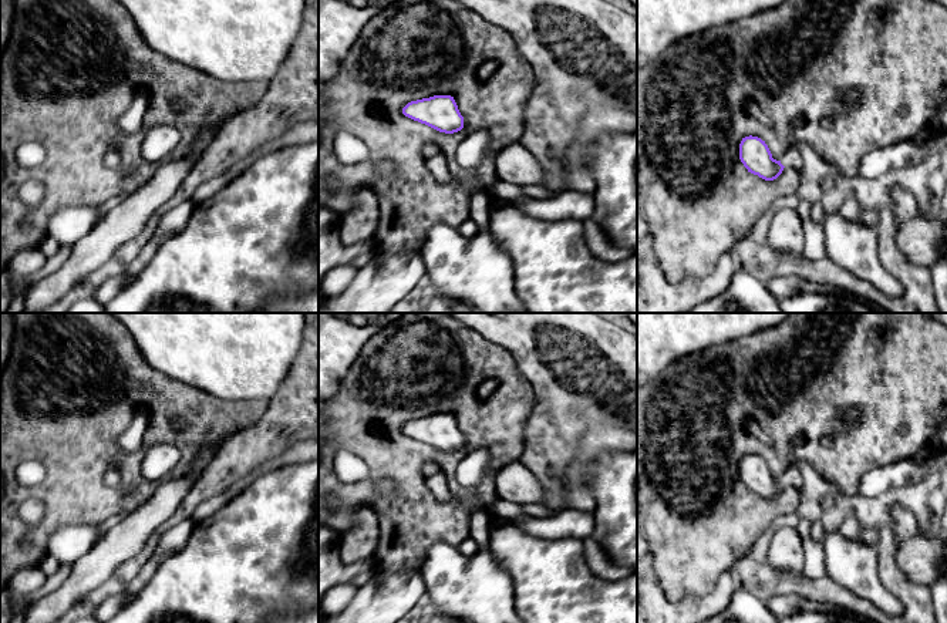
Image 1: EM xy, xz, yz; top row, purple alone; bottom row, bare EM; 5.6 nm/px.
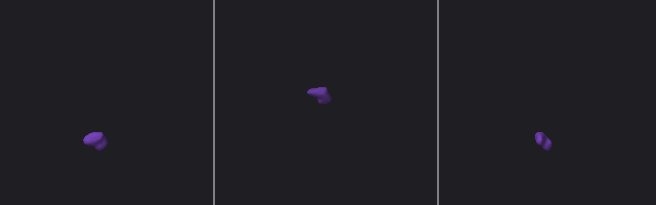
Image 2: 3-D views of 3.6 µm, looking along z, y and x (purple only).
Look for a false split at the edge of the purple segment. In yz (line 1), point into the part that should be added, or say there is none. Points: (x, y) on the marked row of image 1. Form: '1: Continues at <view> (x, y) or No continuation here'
1: Continues at yz (792, 158)

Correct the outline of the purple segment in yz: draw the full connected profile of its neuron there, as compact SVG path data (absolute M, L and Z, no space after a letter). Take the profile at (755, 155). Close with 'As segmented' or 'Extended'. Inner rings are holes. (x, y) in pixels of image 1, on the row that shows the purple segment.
M745 137L739 144L739 159L748 172L758 175L765 181L776 179L785 168L793 168L799 175L803 174L803 159L801 152L791 147L779 161L772 158L772 154L758 137Z. Extended

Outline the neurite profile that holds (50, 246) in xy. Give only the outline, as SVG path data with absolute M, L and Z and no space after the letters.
M50 235L40 245L40 249L47 259L54 256L60 250L60 247L60 243Z

